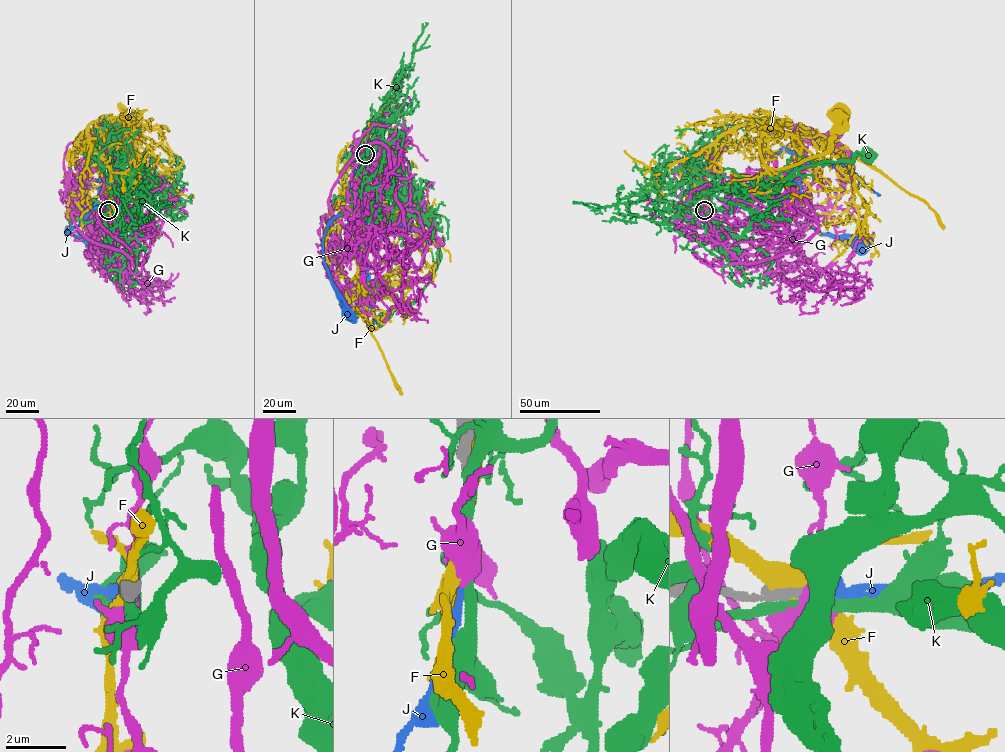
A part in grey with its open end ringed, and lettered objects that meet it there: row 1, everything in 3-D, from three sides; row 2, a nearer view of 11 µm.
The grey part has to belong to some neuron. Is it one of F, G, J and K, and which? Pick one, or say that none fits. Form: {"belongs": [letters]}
{"belongs": ["J"]}

